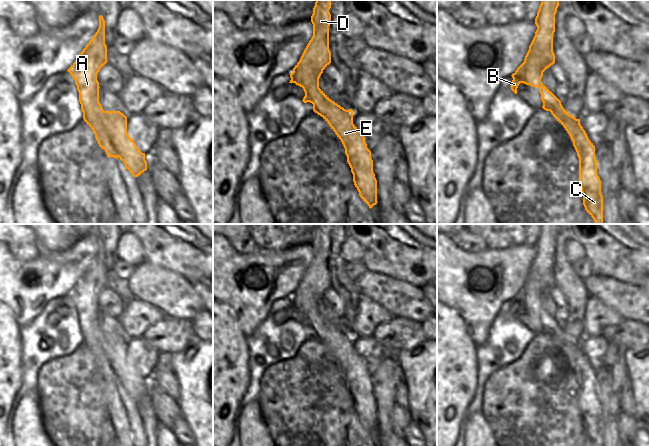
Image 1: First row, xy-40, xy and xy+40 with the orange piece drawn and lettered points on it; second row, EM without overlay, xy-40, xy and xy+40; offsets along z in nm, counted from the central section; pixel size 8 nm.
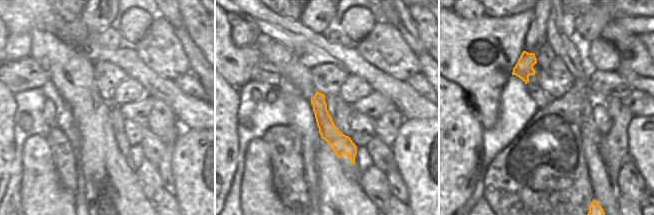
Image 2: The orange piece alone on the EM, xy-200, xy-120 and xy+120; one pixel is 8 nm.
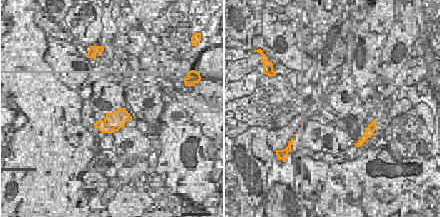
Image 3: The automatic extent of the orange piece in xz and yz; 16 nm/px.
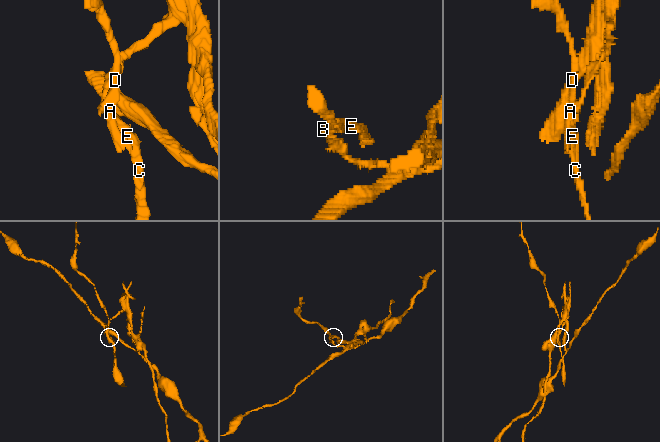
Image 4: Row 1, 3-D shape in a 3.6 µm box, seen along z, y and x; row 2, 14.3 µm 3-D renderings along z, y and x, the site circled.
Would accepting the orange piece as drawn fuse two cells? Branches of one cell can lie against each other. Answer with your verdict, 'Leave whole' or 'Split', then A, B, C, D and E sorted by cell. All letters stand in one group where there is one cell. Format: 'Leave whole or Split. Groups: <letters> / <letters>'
Split. Groups: A C D E / B.

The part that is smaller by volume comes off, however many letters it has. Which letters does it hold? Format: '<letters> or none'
A, C, D, E

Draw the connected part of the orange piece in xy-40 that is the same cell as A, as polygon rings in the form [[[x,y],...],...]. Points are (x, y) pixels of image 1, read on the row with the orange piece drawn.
[[[99,16],[99,28],[79,53],[75,62],[67,70],[77,86],[79,102],[83,112],[83,119],[93,130],[99,146],[105,150],[107,157],[114,157],[125,164],[125,168],[134,176],[138,177],[147,170],[145,153],[142,153],[136,146],[133,139],[127,134],[127,117],[120,111],[104,111],[99,102],[99,82],[97,74],[107,63],[107,46],[105,44],[105,20]]]

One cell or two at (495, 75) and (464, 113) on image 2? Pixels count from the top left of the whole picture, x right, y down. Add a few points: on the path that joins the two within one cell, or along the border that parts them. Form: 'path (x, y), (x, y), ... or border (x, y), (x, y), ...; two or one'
border (458, 84), (472, 98), (473, 109), (481, 124); two

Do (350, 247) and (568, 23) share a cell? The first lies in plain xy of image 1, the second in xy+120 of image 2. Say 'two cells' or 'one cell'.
one cell

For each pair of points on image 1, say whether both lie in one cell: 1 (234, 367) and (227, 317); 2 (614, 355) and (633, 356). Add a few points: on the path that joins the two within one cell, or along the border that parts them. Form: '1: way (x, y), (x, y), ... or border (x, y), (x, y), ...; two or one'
1: way (227, 355), (227, 329); one
2: border (624, 349), (624, 363), (628, 375); two

